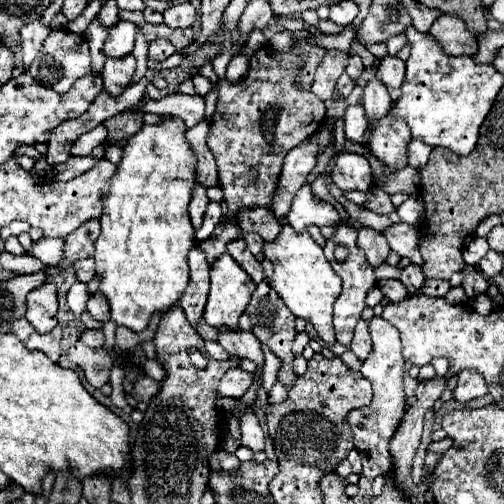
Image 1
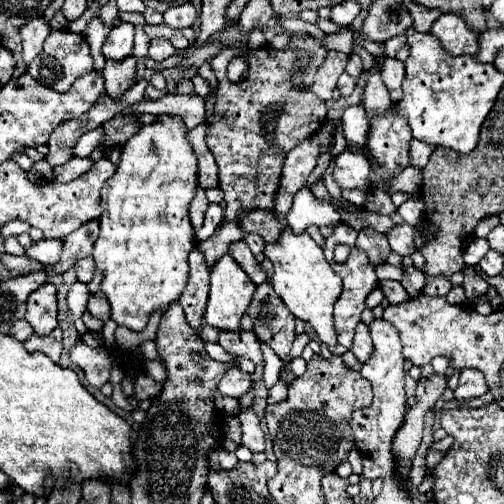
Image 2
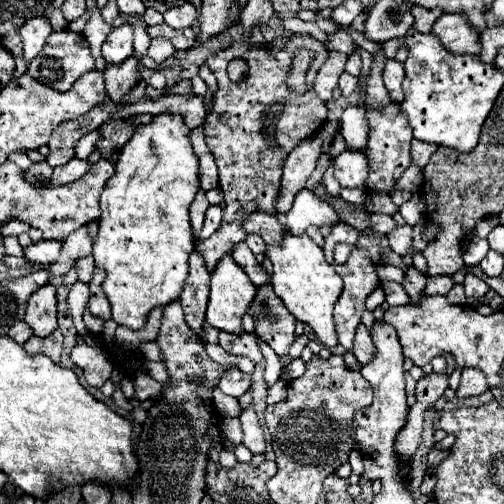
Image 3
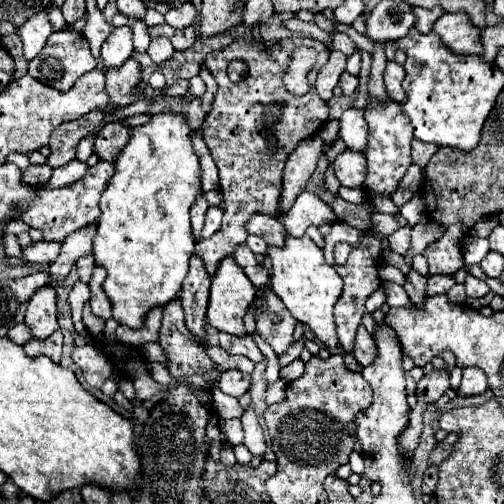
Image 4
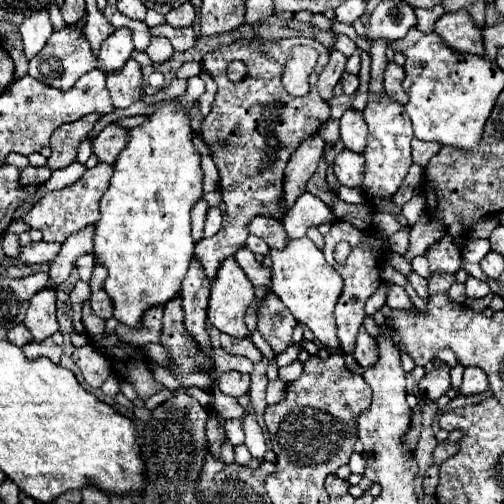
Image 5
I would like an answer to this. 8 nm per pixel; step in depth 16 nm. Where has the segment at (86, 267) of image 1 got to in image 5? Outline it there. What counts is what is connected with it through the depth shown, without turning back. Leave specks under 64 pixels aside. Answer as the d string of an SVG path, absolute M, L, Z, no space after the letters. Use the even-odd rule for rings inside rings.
M94 254L80 256L80 258L76 260L76 268L78 268L80 280L82 280L82 282L88 282L88 280L90 280L90 274L92 274L92 270L94 270Z

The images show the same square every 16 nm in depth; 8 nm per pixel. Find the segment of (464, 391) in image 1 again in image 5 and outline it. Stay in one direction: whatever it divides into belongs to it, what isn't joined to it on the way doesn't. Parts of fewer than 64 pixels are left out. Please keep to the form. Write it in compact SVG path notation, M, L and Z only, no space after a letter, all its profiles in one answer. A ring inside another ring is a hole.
M466 368L458 394L460 396L472 396L472 394L484 392L486 388L488 388L488 380L486 380L484 370L480 370L480 368Z

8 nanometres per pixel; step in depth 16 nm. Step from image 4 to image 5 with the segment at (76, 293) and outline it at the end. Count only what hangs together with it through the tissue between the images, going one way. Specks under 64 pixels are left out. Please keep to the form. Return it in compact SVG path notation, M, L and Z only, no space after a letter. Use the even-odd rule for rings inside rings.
M76 282L76 286L70 290L70 306L74 314L74 328L76 332L84 334L84 324L82 324L82 304L90 296L90 286L86 282Z

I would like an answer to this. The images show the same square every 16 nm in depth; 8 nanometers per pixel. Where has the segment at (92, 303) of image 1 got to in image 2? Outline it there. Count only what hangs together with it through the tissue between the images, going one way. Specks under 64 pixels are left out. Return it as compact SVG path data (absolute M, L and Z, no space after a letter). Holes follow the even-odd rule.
M100 272L94 274L92 282L88 282L88 288L90 288L90 300L88 300L88 312L92 316L96 316L98 320L106 322L110 320L110 312L108 312L108 300L104 300L104 294L100 292Z

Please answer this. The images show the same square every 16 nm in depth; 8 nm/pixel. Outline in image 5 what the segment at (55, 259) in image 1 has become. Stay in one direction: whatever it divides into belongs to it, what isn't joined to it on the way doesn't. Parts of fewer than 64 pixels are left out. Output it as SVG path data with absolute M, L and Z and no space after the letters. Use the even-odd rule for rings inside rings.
M30 242L28 246L20 248L20 262L24 264L44 264L52 262L60 252L60 244L48 244L48 242Z

